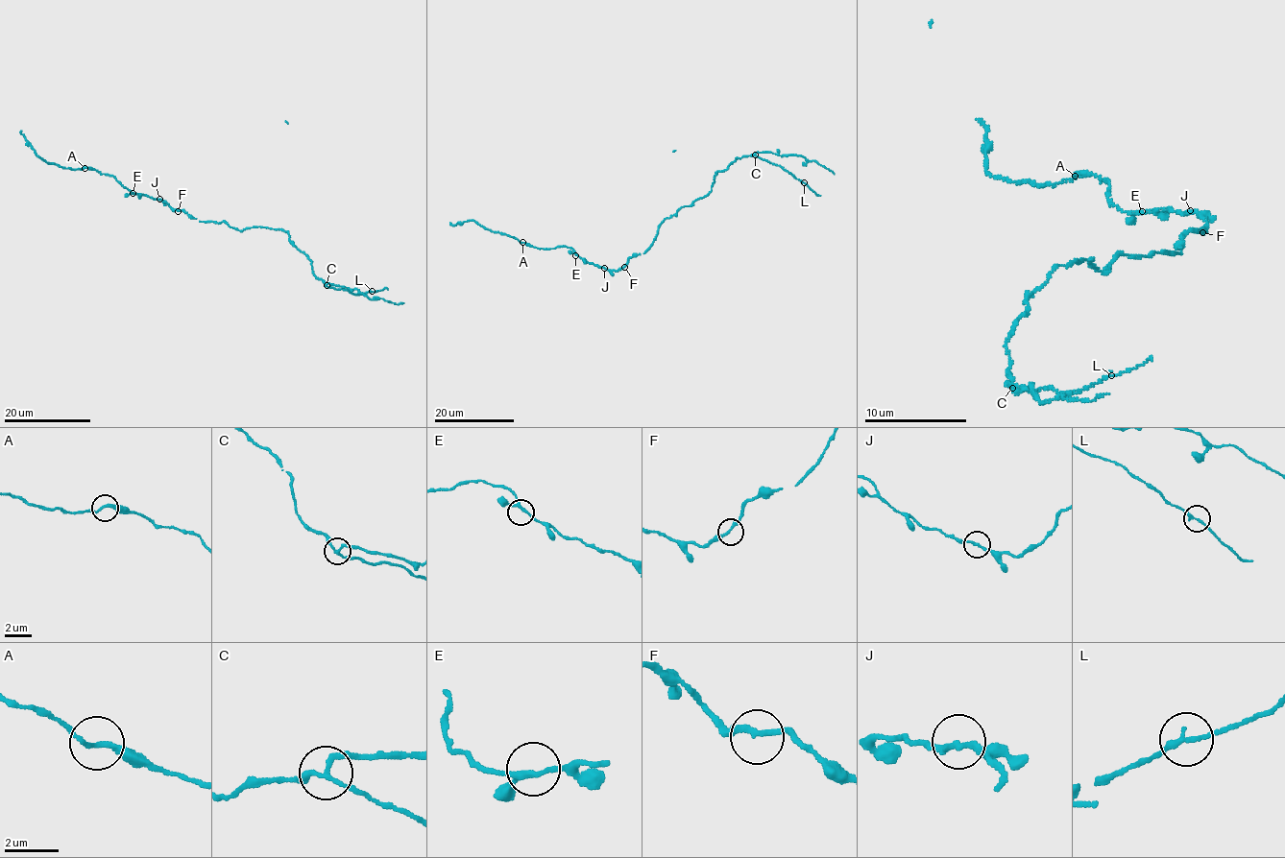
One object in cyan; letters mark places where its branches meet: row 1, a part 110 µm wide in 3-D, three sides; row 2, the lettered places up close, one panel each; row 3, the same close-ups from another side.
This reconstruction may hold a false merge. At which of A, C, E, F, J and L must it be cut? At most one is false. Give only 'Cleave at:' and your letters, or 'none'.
Cleave at: C

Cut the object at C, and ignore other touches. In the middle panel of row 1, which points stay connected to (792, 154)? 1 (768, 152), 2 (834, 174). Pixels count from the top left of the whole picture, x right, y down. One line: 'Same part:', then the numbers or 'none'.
Same part: 1, 2

